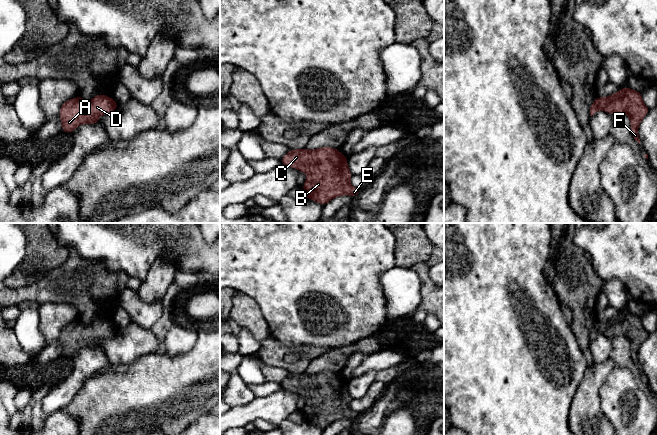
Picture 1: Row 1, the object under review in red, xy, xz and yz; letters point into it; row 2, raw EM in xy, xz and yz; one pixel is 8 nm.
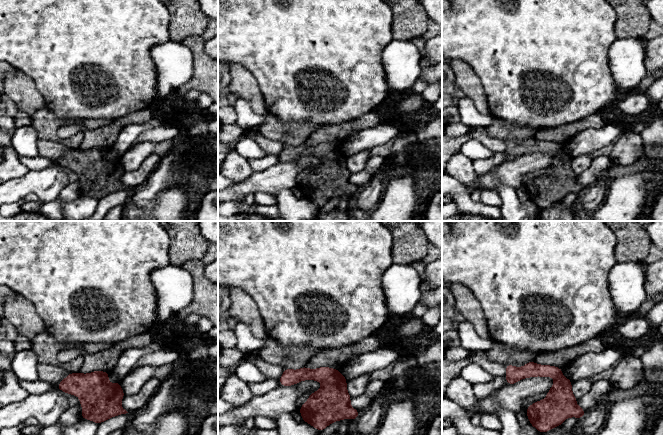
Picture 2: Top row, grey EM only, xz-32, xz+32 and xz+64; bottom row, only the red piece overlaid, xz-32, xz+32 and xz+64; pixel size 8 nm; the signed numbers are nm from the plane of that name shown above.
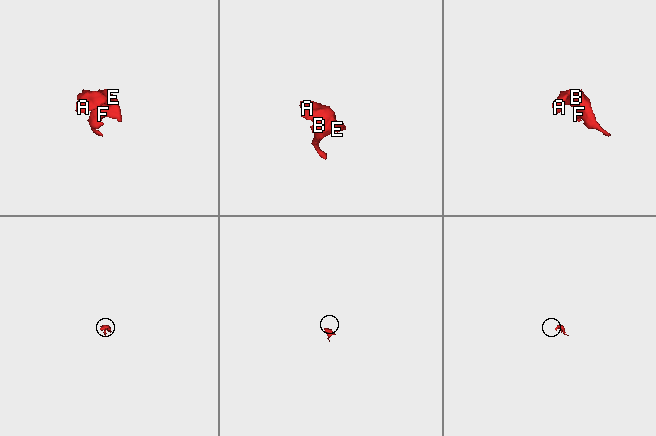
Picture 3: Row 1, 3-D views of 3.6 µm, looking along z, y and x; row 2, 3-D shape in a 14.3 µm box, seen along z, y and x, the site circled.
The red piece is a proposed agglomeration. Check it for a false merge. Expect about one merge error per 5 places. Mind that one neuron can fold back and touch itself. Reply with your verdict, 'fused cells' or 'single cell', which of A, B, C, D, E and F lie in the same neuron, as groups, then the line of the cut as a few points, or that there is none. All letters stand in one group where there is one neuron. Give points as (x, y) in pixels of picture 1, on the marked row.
single cell | A B C D E F | no cut

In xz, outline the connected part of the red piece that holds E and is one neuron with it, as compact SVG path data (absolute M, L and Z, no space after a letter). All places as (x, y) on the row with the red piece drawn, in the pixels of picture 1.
M326 146L316 150L308 150L307 148L290 149L281 159L281 164L306 172L307 178L302 185L305 198L314 200L324 206L333 198L342 195L357 197L360 193L359 189L350 185L349 180L352 177L352 173L347 166L347 160L348 157L342 155L339 149Z

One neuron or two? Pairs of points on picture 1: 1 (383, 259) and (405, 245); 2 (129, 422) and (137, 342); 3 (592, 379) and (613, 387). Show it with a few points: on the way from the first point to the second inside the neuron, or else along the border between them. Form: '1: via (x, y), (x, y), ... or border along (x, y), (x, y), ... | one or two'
1: border along (391, 233), (394, 236), (395, 264) | two
2: border along (155, 353), (143, 355), (127, 363), (112, 364) | two
3: border along (615, 365), (600, 388), (600, 405), (602, 407) | two

